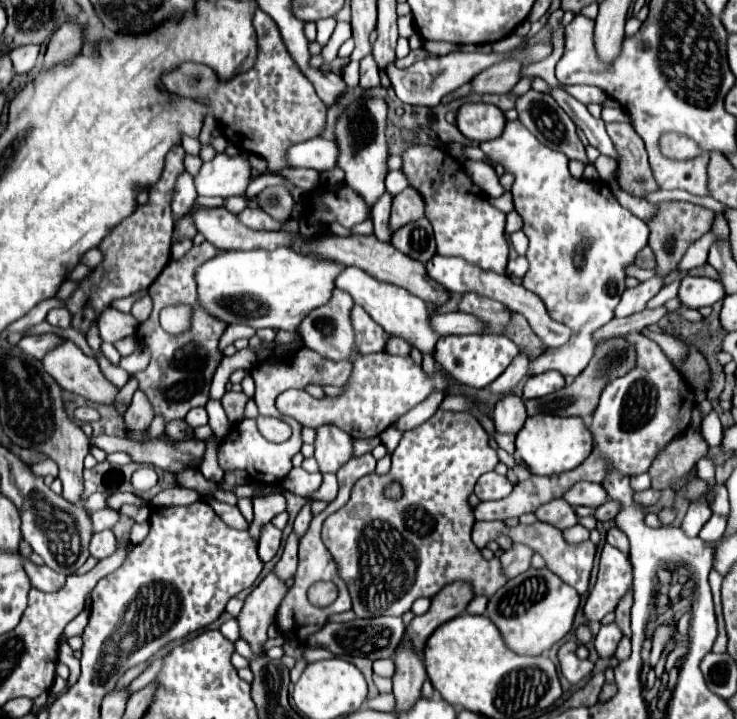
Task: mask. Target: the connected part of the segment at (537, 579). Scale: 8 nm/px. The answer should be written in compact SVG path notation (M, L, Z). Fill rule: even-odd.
M530 567L498 589L486 607L486 617L500 629L508 647L522 655L544 655L570 629L580 603L580 595L548 569Z

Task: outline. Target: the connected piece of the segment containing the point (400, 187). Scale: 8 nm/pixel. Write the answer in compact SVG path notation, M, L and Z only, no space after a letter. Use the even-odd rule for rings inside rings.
M390 171L388 177L386 177L386 189L392 191L392 195L402 193L408 185L410 185L408 183L408 177L402 171Z

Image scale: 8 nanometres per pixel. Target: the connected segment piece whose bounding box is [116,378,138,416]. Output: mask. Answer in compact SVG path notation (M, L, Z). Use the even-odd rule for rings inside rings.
M131 378L127 384L119 390L117 395L117 407L116 410L120 415L124 415L127 407L130 406L134 392L138 389L138 381Z

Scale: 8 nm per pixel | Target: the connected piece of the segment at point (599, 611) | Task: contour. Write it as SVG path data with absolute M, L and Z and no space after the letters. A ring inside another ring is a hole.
M604 545L602 555L600 555L600 571L598 571L598 581L594 585L594 589L588 595L588 601L584 605L584 615L588 623L598 623L602 621L602 617L610 611L616 609L616 605L620 603L620 599L632 589L632 563L630 557L626 553L622 553L620 549L612 547L612 545Z

